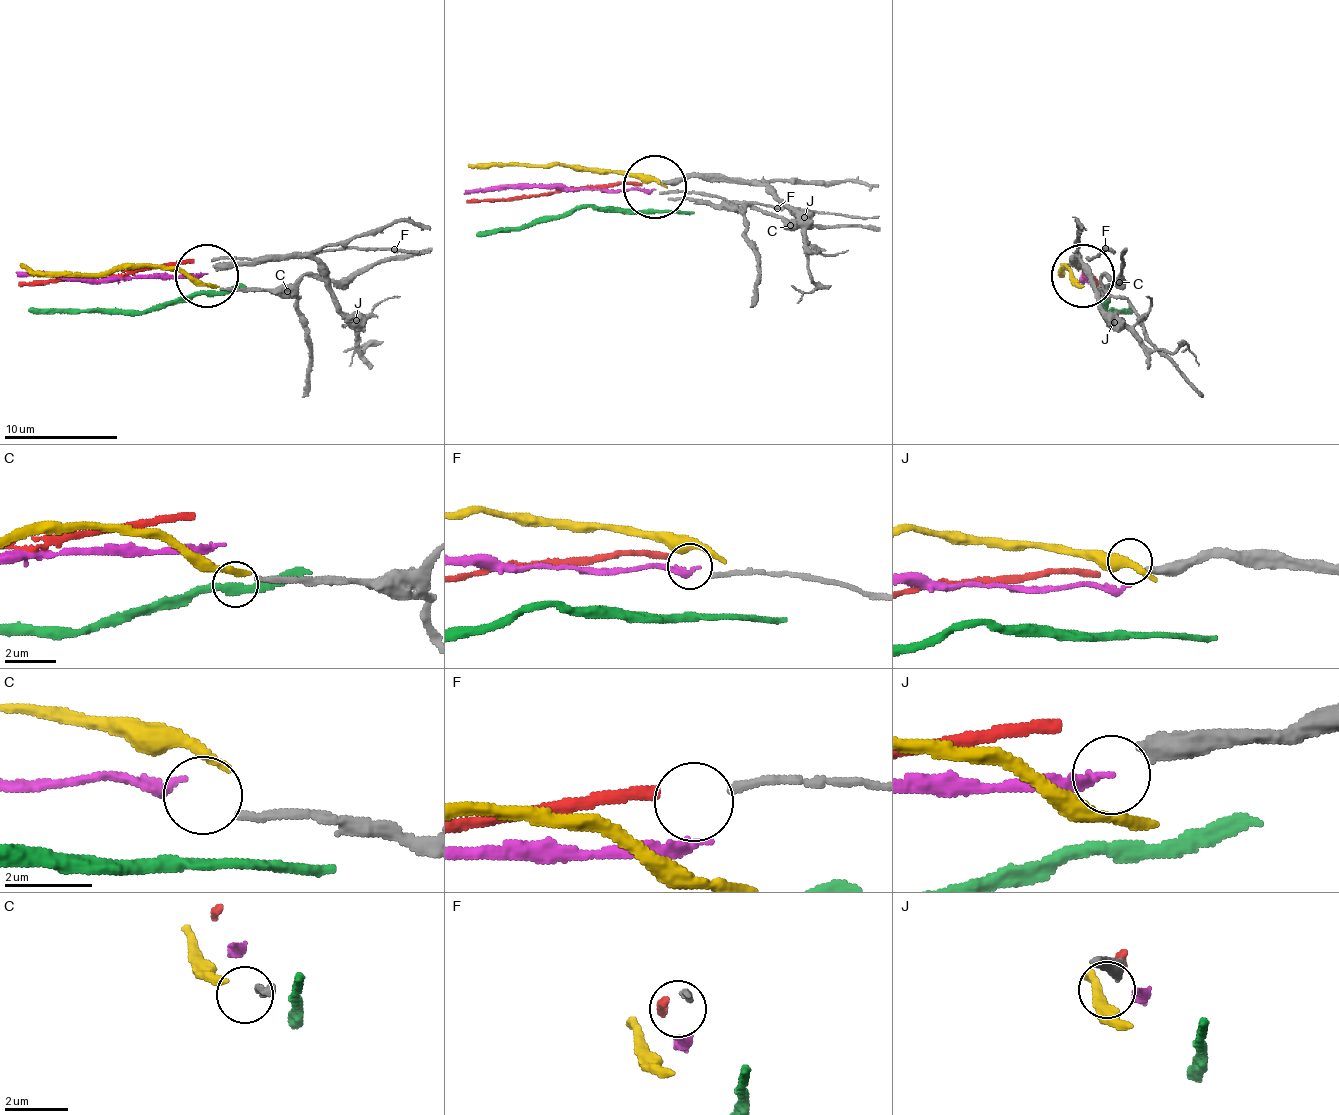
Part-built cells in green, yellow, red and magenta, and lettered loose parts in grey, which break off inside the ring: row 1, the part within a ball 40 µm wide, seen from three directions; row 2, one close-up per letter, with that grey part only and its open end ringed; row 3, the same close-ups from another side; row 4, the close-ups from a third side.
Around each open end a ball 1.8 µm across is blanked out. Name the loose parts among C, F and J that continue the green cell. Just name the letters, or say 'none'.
none

